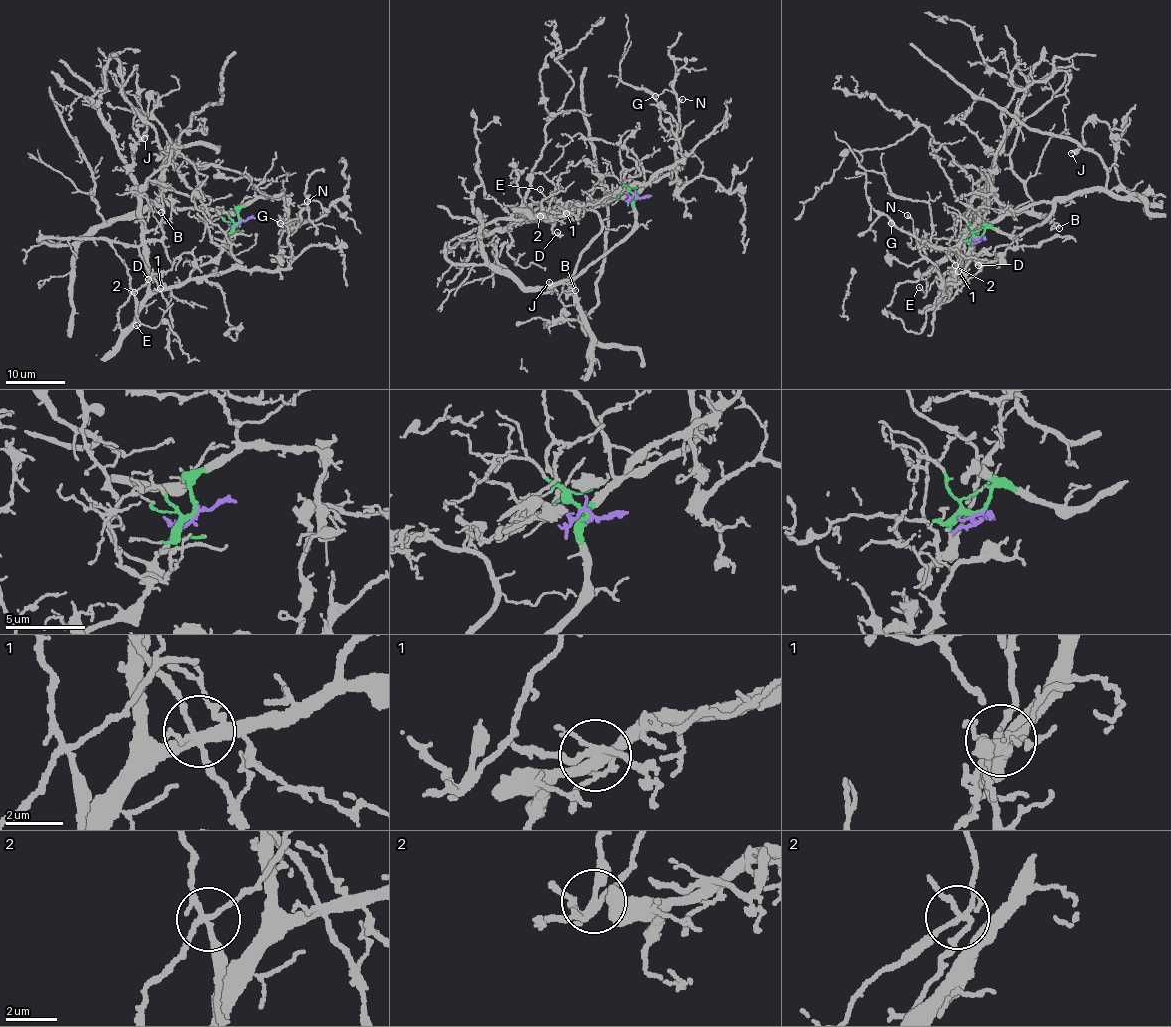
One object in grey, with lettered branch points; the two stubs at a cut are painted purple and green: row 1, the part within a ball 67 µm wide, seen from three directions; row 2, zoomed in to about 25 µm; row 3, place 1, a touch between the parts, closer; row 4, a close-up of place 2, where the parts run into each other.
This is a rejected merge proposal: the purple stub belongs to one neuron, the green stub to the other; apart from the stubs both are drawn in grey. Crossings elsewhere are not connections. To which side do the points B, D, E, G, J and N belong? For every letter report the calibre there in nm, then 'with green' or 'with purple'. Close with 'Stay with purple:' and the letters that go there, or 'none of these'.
B: 110 nm thick; with green
D: 90 nm thick; with purple
E: 110 nm thick; with green
G: 90 nm thick; with green
J: 400 nm thick; with green
N: 150 nm thick; with green
Stay with purple: D

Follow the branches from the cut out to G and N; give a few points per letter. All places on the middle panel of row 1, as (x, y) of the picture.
G: (635, 195), (650, 182), (657, 181), (674, 170), (679, 124), (677, 96), (666, 89), (655, 95)
N: (635, 195), (650, 182), (657, 181), (674, 170), (678, 129), (676, 107), (681, 99)

